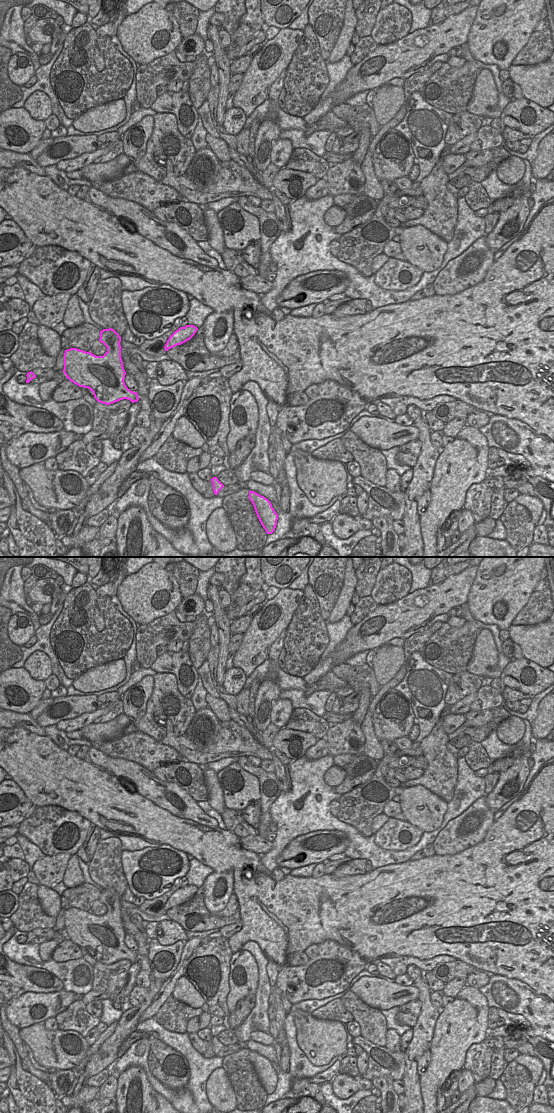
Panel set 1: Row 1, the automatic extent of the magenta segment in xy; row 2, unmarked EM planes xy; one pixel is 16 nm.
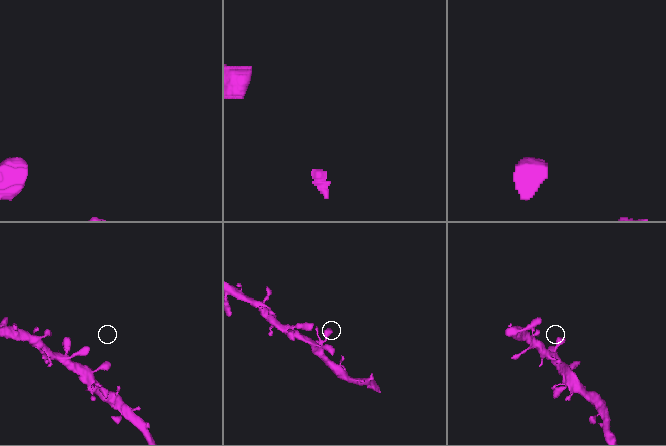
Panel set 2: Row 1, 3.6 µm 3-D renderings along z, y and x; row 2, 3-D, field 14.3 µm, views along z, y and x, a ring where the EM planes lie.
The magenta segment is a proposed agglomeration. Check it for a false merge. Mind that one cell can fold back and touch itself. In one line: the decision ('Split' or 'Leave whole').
Leave whole

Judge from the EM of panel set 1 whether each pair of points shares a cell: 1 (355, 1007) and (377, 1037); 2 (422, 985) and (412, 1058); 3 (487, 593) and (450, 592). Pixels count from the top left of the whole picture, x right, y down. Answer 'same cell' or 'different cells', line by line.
1: same cell
2: same cell
3: different cells

